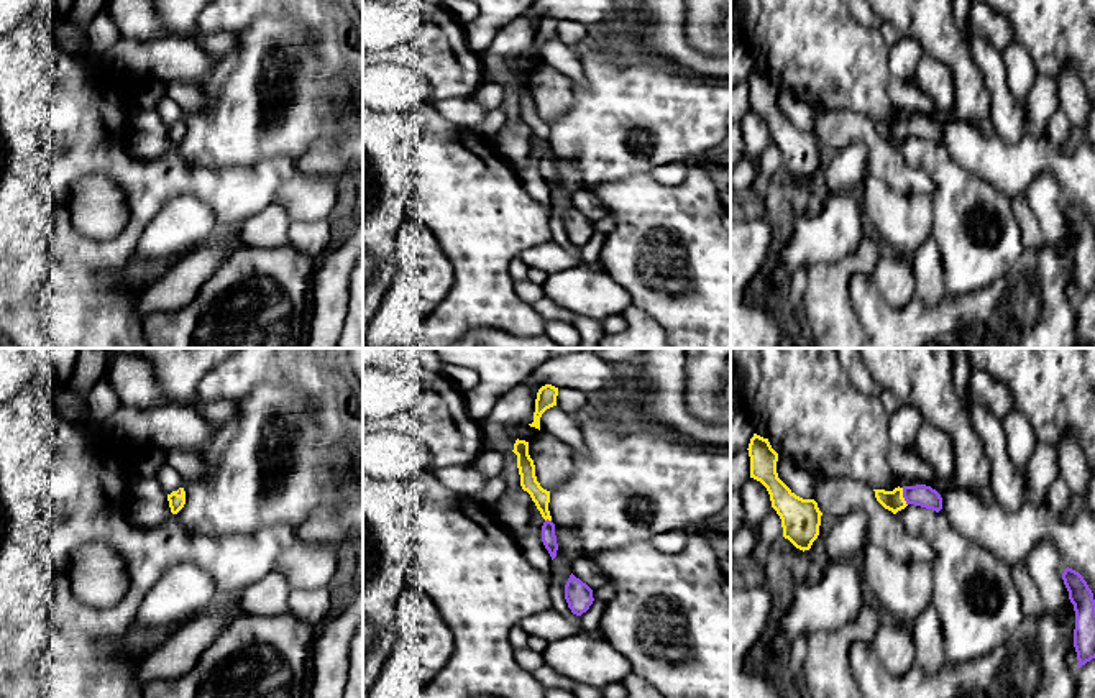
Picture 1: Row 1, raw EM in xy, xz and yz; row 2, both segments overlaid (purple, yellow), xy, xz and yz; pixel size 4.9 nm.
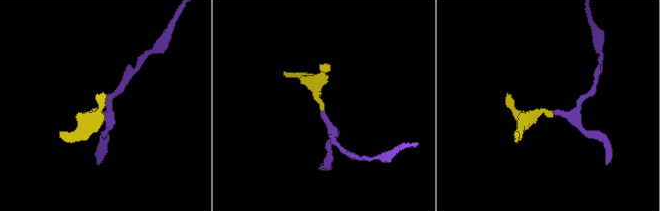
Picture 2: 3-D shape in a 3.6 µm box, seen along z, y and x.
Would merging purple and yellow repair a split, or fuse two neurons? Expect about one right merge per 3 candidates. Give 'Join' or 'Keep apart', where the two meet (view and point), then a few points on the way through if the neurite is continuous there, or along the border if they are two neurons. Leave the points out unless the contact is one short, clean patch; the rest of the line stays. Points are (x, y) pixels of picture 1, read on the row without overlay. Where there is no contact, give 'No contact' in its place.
Join. Touches purple at yz (903, 128). Path across: yz (920, 127), (903, 128), (893, 133)

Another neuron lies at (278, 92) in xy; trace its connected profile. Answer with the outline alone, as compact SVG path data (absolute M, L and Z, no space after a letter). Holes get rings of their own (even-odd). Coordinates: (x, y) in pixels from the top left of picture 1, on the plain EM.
M261 13L236 34L238 46L215 57L212 67L195 80L205 94L205 107L182 118L186 136L176 149L186 163L208 169L250 166L266 158L287 158L299 163L317 141L338 136L351 126L350 105L363 97L363 87L351 79L340 36L332 36L323 48L312 39L309 26L289 13Z

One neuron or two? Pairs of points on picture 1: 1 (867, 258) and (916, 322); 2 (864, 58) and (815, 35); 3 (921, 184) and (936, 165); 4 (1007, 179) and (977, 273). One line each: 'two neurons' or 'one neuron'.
1: two neurons
2: one neuron
3: two neurons
4: two neurons

